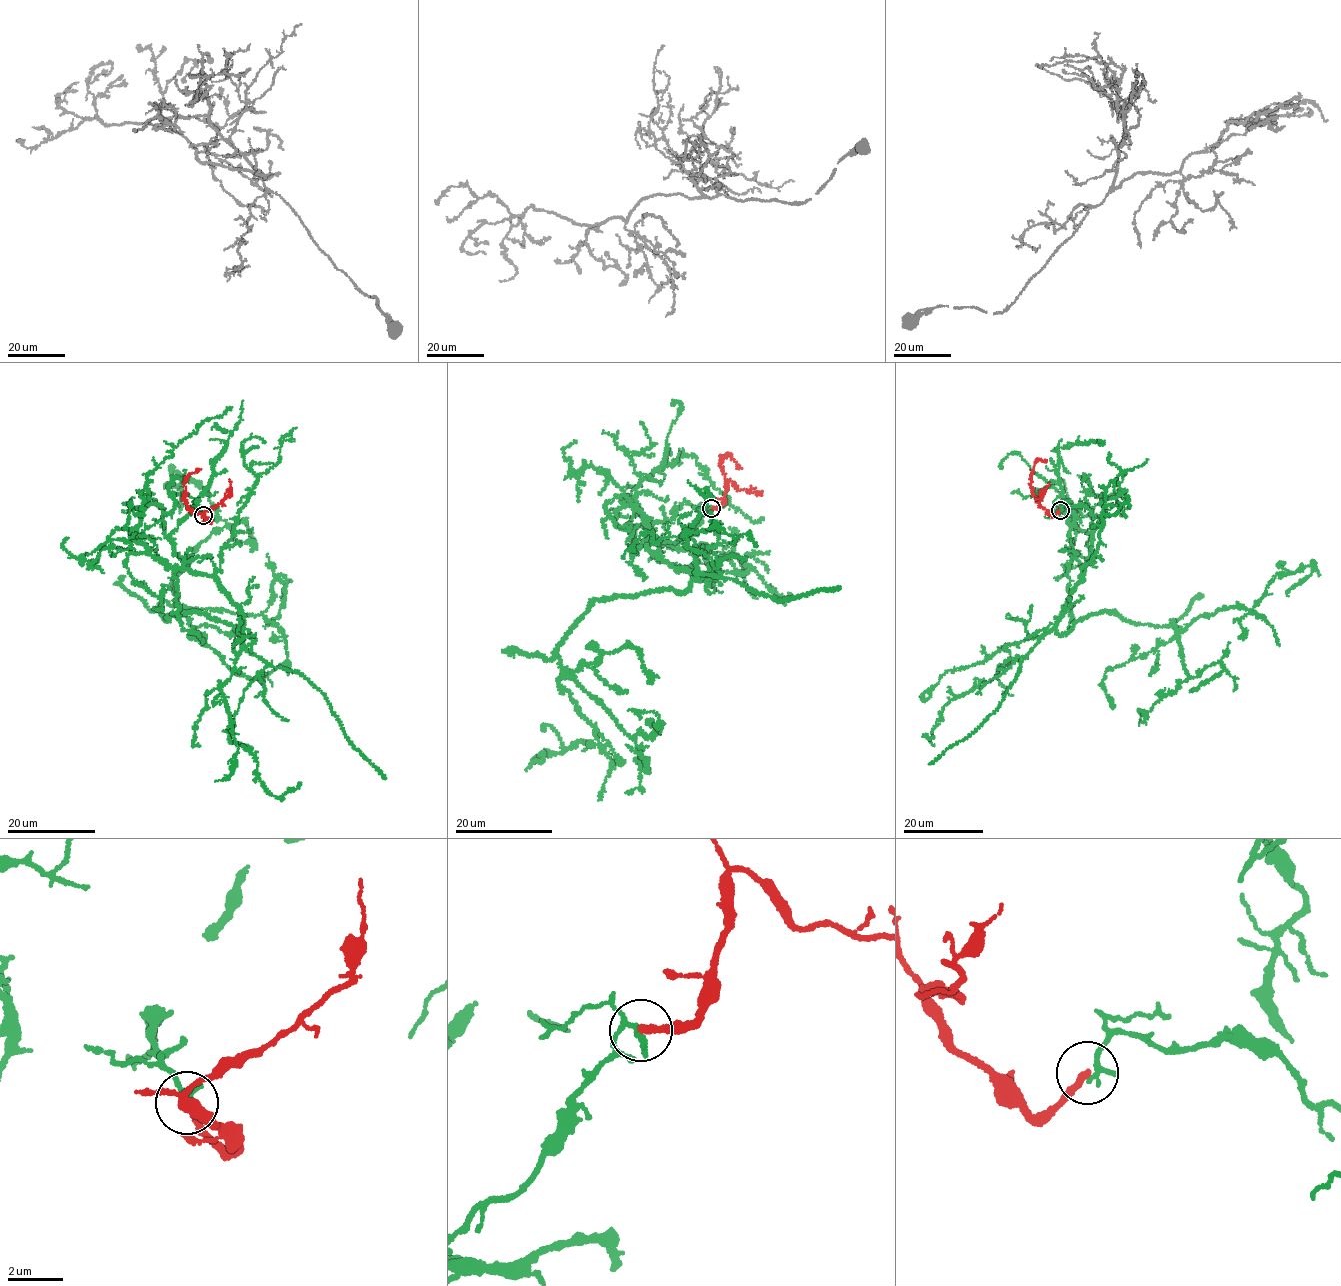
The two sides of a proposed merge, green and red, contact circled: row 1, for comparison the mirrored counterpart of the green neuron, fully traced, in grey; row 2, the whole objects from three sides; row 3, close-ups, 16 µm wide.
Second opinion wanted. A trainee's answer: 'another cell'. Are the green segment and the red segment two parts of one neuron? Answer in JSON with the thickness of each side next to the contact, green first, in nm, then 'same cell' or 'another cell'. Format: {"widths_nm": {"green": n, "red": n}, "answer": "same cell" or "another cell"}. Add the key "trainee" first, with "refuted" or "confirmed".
{"trainee": "confirmed", "widths_nm": {"green": 240, "red": 260}, "answer": "another cell"}

